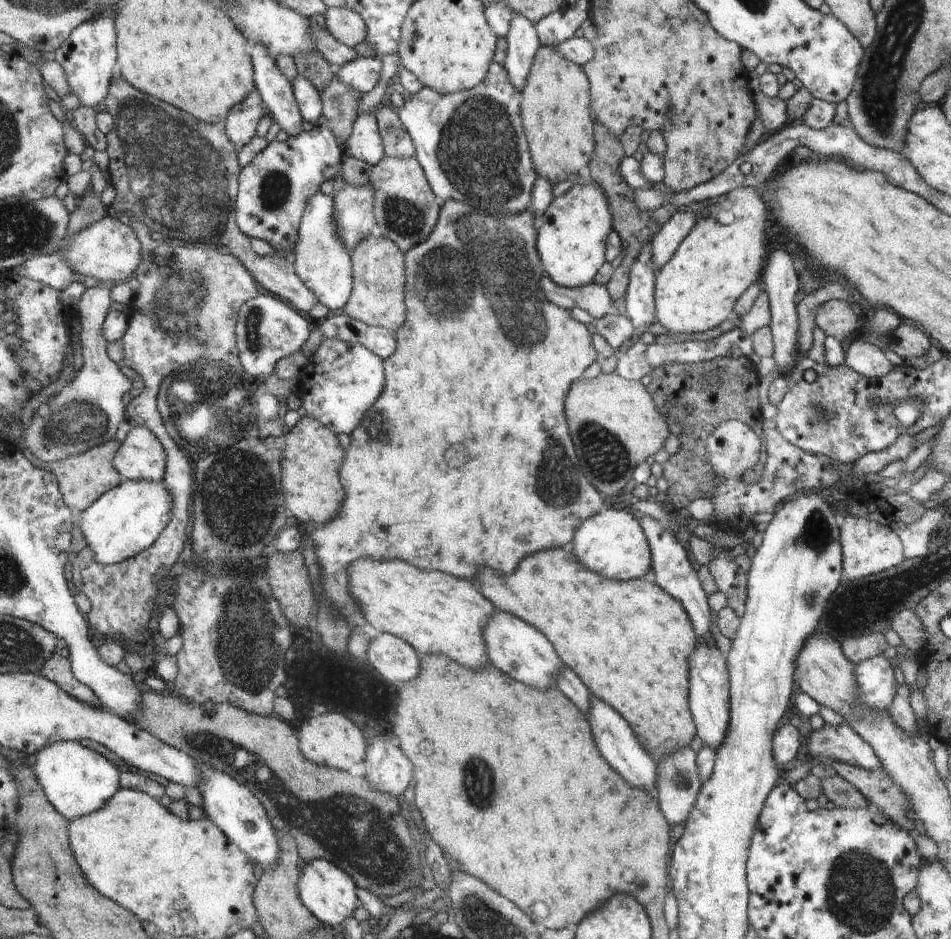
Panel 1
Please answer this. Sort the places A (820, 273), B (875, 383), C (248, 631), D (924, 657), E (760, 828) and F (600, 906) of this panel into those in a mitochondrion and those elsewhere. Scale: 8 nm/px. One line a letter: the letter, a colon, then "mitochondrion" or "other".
A: other
B: other
C: mitochondrion
D: other
E: other
F: other

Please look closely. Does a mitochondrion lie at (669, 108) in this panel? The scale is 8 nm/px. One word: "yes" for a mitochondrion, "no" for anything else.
yes

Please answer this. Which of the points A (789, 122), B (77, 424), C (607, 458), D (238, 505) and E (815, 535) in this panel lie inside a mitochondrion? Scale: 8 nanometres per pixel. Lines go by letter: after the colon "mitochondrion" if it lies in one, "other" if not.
A: other
B: mitochondrion
C: mitochondrion
D: mitochondrion
E: mitochondrion

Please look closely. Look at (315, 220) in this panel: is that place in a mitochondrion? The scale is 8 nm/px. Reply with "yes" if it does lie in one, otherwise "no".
no

